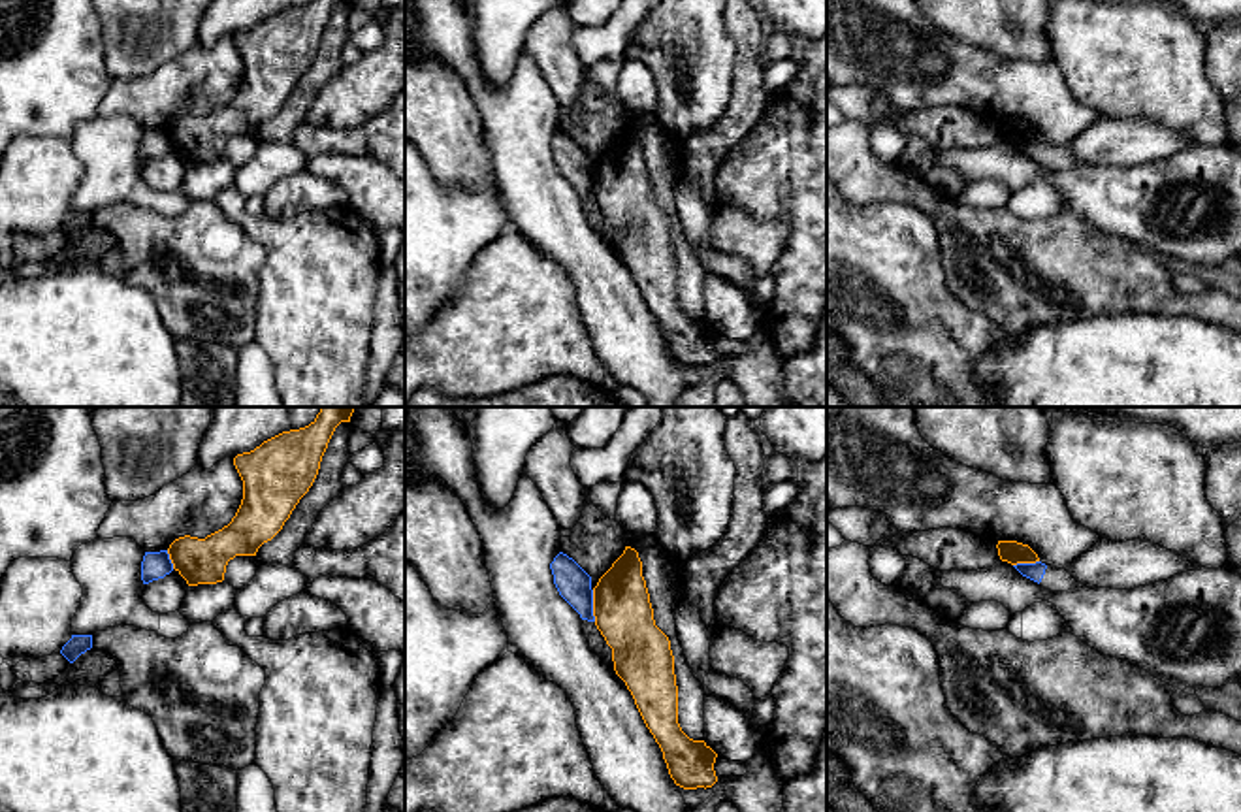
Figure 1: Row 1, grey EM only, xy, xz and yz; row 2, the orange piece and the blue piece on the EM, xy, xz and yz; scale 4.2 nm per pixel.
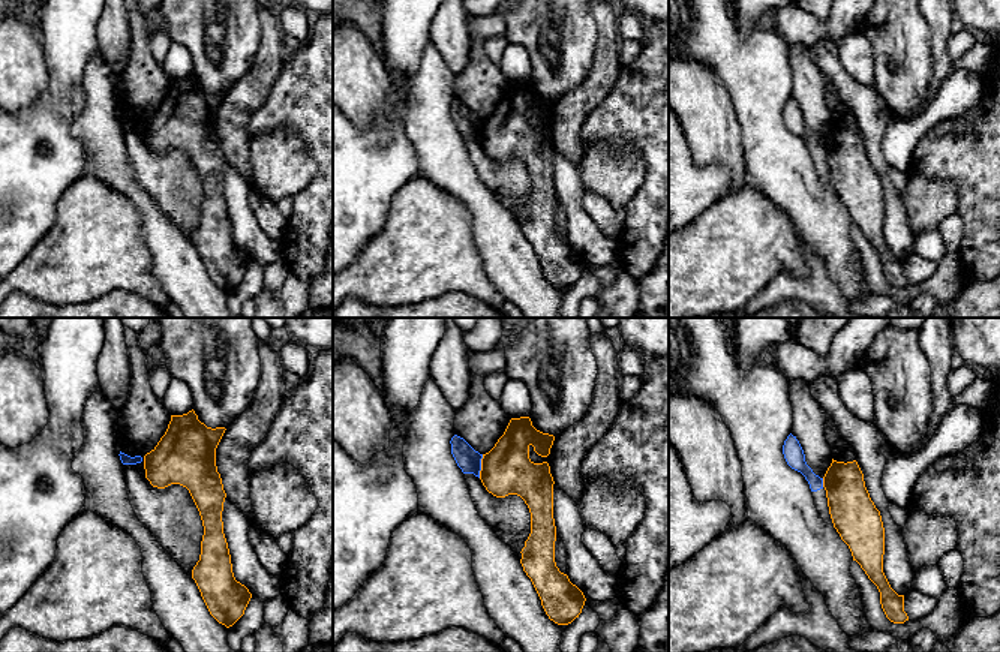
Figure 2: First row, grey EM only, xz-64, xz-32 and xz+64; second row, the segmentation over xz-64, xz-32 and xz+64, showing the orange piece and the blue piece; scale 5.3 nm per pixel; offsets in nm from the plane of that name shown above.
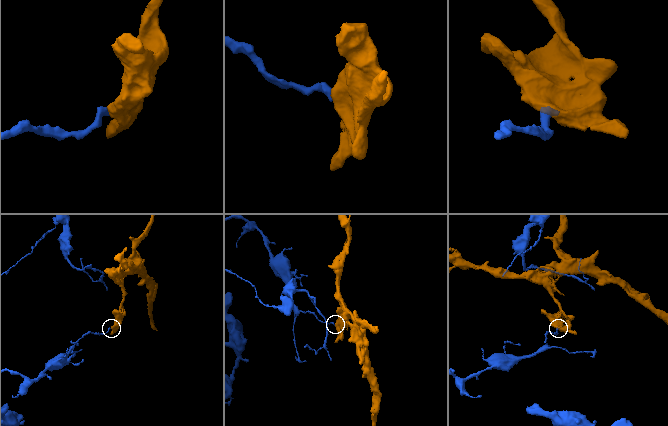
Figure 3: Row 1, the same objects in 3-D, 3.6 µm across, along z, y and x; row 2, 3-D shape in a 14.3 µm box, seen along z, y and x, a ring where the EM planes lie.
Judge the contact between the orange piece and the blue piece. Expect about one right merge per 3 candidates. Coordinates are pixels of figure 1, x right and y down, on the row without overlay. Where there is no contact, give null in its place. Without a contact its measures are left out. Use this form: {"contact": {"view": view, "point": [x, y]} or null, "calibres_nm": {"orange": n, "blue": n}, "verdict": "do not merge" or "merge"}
{"contact": {"view": "xz", "point": [594, 183]}, "calibres_nm": {"orange": 240, "blue": 150}, "verdict": "do not merge"}

